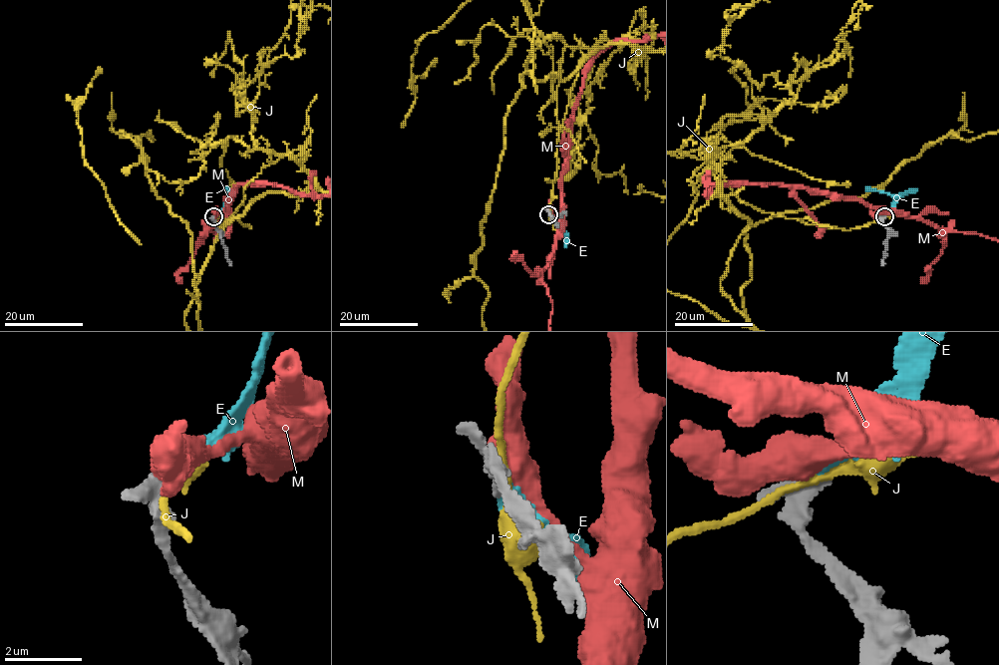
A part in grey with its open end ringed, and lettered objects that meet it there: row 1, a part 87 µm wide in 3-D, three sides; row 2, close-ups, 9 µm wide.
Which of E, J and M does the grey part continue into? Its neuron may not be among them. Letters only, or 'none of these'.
E

